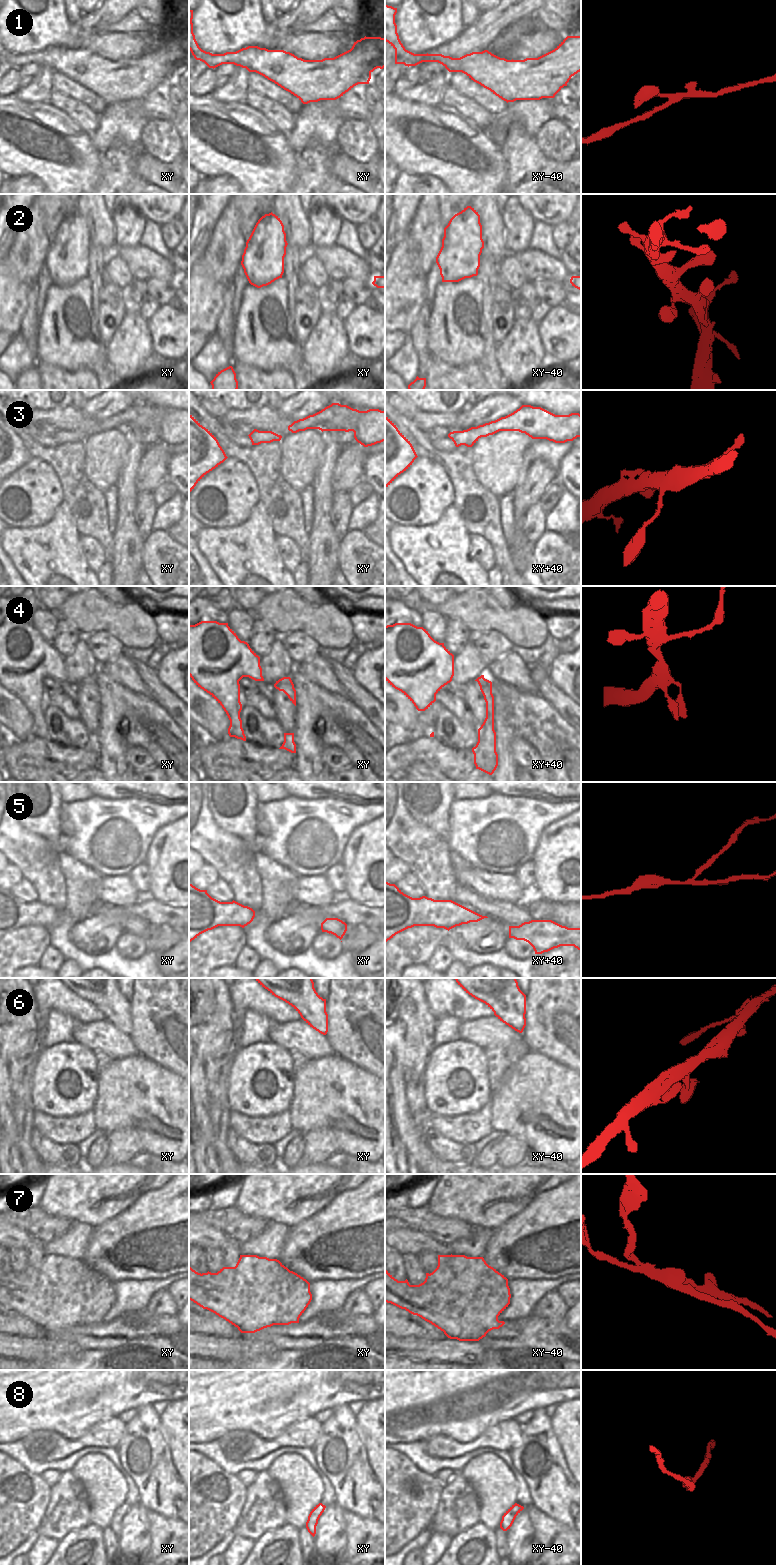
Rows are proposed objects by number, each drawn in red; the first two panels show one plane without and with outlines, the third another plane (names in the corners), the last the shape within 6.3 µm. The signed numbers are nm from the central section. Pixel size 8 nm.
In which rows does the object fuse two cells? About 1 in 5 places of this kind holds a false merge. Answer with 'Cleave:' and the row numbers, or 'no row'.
Cleave: 3, 5, 7

